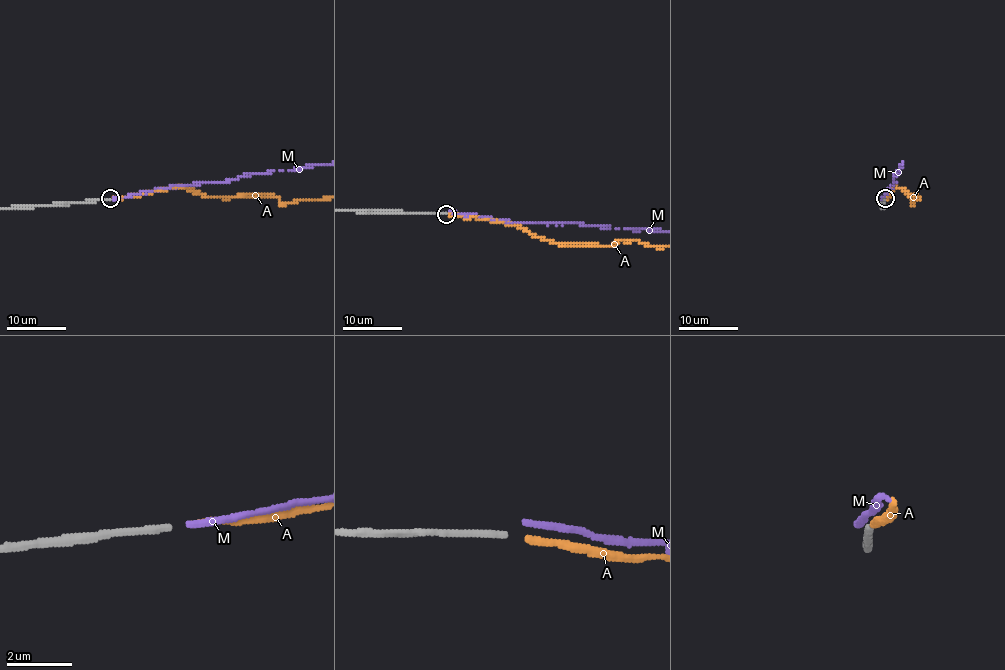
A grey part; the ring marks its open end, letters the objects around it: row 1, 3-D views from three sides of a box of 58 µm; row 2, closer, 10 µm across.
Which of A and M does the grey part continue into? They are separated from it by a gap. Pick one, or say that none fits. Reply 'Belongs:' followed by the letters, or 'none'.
Belongs: A

